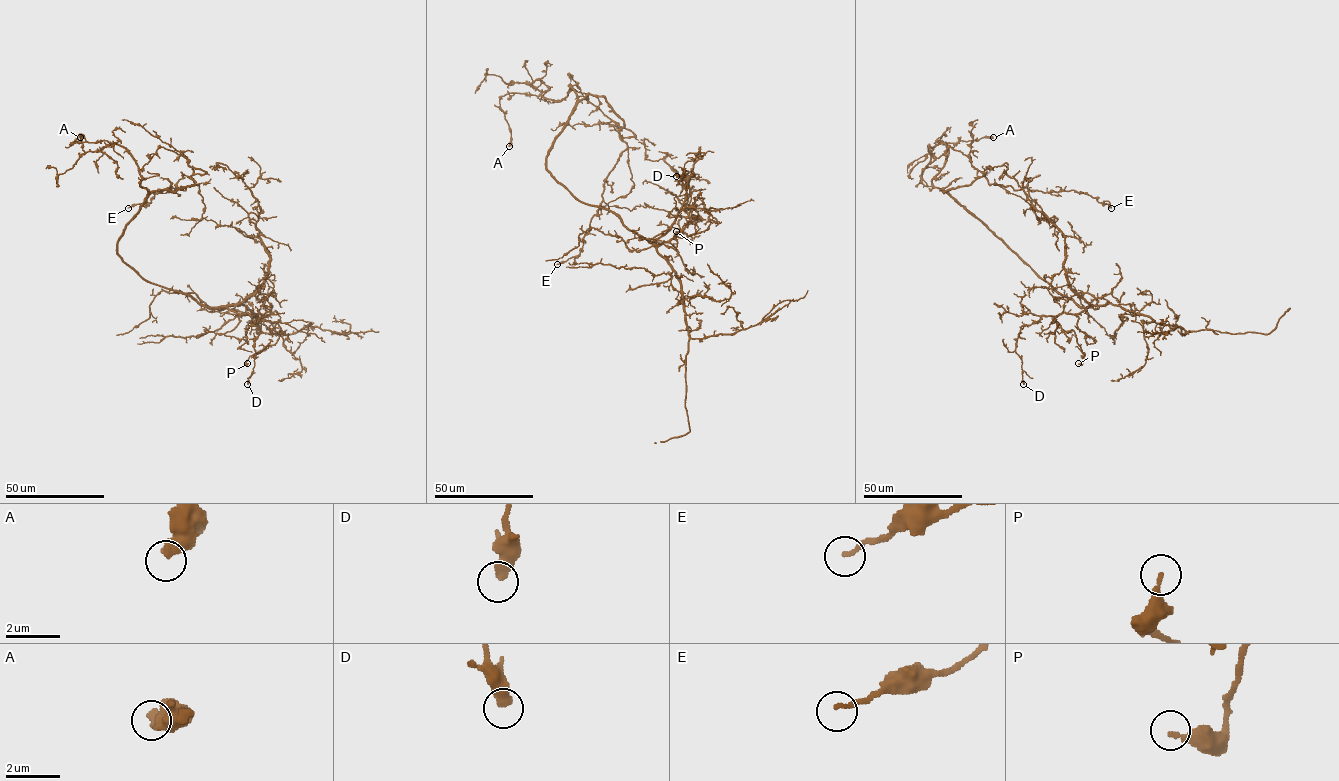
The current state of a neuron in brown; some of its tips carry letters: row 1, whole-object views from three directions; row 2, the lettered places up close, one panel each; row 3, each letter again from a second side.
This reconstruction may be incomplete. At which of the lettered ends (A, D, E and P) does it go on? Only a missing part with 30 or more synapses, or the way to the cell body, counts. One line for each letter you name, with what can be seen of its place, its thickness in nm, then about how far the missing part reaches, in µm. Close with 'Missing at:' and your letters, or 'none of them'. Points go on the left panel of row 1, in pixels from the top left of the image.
Missing at: none of them

